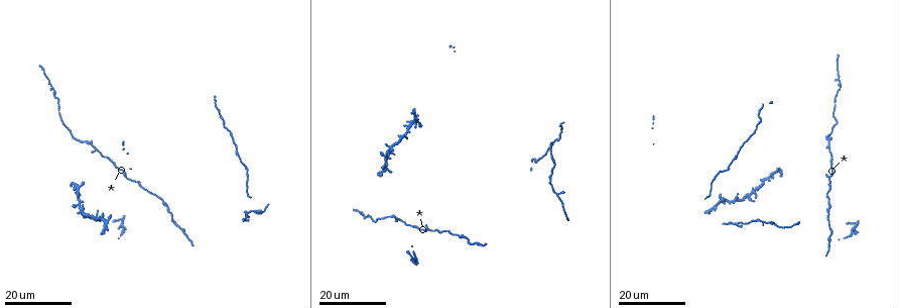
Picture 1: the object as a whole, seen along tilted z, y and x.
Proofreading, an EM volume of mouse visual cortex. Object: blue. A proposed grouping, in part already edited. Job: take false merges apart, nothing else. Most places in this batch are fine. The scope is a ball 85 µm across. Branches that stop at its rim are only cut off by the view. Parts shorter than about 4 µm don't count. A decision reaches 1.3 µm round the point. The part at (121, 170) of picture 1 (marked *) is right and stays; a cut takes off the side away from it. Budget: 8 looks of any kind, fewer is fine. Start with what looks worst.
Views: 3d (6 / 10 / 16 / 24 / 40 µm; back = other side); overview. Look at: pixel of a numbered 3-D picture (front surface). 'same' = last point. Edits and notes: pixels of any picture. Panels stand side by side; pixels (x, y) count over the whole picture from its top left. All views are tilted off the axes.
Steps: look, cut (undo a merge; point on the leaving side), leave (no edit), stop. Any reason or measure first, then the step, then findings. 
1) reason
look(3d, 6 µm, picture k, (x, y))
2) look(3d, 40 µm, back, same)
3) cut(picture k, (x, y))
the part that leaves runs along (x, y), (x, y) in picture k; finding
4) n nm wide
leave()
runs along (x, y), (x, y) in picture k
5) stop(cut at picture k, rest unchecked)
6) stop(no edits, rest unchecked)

three arms meet
look(3d, 24 µm, picture 1, (827, 177))

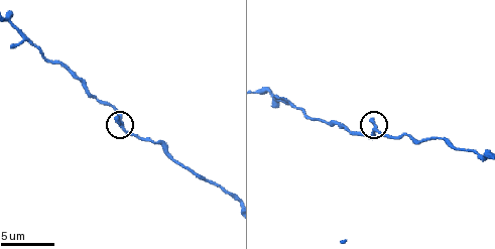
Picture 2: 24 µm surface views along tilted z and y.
look(3d, 10 µm, picture 2, (121, 127))

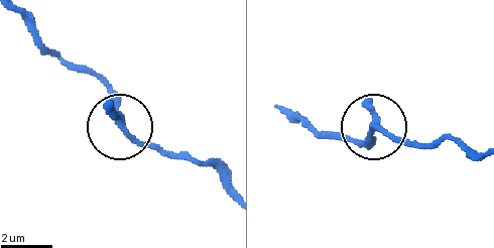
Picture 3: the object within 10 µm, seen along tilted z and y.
look(3d, 6 µm, picture 3, (120, 122))

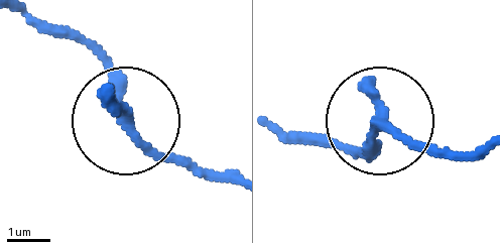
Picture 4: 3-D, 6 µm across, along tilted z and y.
leave()
runs along (68, 34), (96, 55), (136, 136), (210, 173) in picture 4; continuous, no second neuron

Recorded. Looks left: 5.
looks like a crossing
look(3d, 24 µm, picture 1, (774, 174))

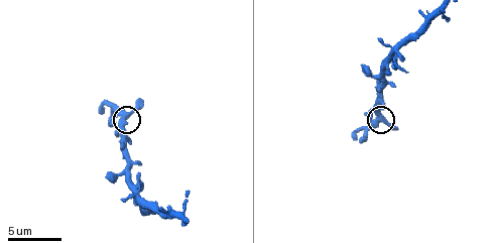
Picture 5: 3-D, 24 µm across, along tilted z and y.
zoom in
look(3d, 6 µm, picture 5, (124, 117))

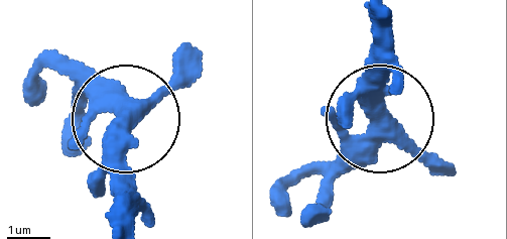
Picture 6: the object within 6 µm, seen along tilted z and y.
look(3d, 6 µm, back, picture 6, (378, 122))

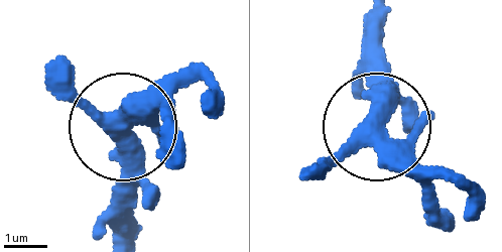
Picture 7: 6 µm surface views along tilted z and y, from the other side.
leave()
continuous, no second neuron

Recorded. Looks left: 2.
three-way junction
look(3d, 16 µm, picture 2, (24, 37))

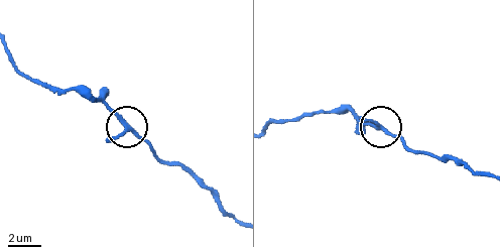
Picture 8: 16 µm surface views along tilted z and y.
3 arms
leave()
runs along (487, 174), (466, 163), (414, 152), (380, 125), (359, 121) in picture 8; continuous, no second neuron

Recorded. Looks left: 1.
stop(no edits, rest unchecked)

